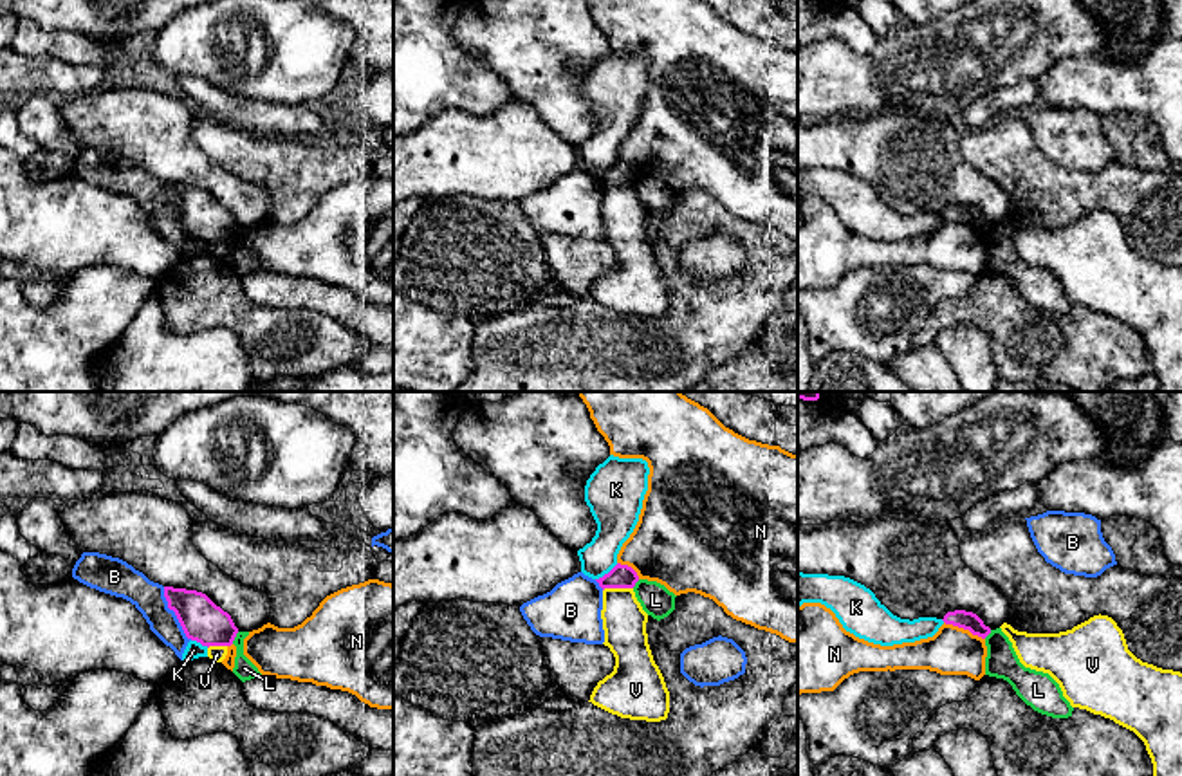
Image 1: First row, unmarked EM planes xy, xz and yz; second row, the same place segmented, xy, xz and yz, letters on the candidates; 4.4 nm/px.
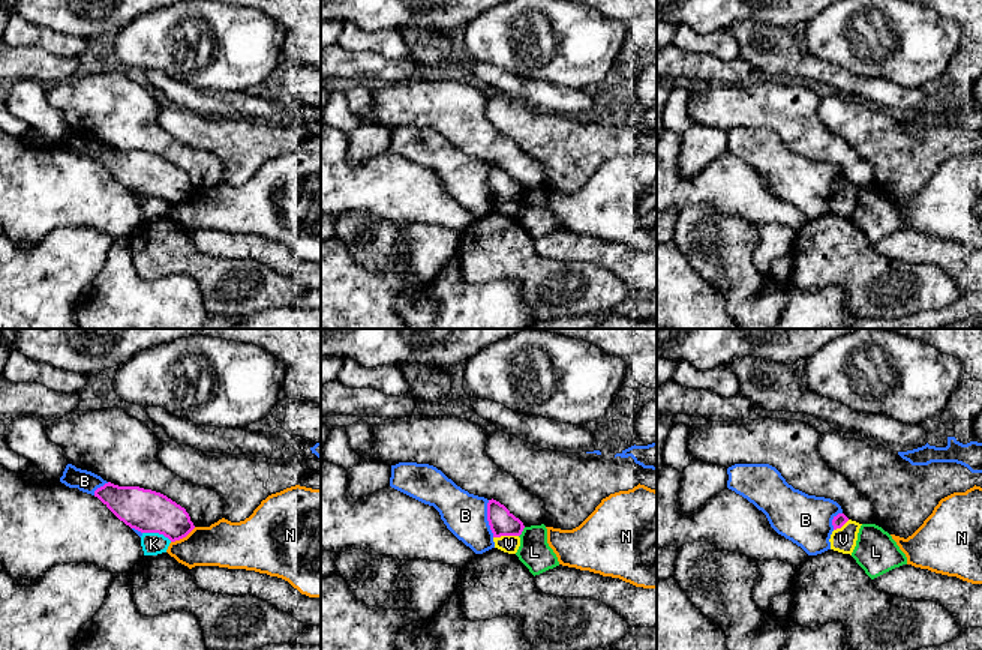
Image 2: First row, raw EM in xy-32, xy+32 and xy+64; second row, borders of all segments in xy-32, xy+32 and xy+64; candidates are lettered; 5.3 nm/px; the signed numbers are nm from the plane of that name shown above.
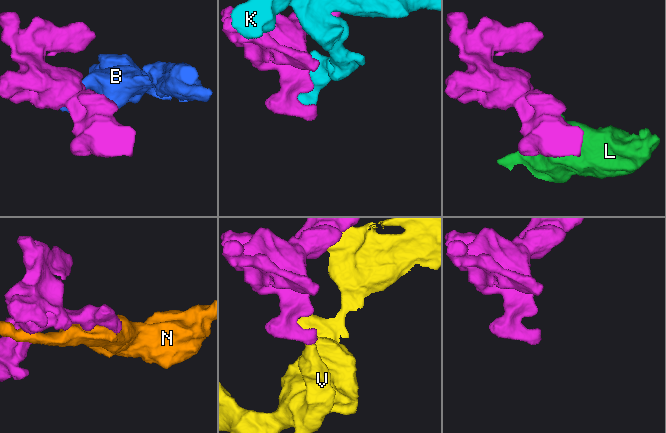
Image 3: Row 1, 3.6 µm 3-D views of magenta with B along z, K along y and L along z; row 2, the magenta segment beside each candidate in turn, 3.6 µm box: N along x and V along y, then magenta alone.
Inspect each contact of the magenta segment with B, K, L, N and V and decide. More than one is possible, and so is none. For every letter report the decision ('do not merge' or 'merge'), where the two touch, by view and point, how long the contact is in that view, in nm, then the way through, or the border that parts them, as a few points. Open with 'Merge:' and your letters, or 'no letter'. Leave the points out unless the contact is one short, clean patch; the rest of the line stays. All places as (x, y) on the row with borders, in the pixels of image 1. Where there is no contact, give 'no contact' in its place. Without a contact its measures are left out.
Merge: no letter
B: do not merge | xy (175, 614) | 280 nm
K: do not merge | xz (609, 572) | 130 nm
L: do not merge | xy (235, 636) | 70 nm | along xy (239, 632), (231, 643)
N: do not merge | yz (964, 628) | 200 nm
V: do not merge | xz (618, 587) | 140 nm | along xz (632, 587), (607, 587), (603, 591)

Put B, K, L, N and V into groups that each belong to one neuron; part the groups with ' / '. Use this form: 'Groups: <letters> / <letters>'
Groups: B / K / L / N / V

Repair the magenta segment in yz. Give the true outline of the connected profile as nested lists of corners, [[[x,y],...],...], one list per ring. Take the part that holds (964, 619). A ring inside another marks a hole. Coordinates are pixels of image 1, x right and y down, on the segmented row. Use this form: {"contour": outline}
{"contour": [[[965,610],[947,612],[942,621],[946,624],[969,630],[973,635],[978,635],[982,639],[985,639],[991,633],[991,628],[985,626],[983,621],[973,612],[965,612]]]}

